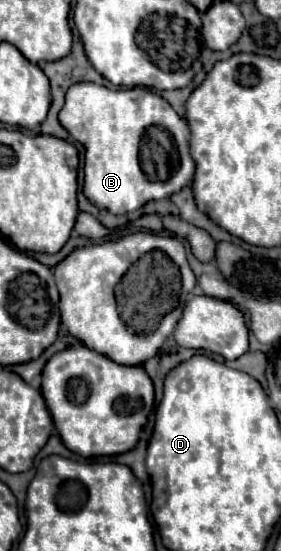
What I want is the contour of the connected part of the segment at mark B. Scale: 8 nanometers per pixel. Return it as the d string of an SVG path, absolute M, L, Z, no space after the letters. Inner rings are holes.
M93 82L73 84L67 90L67 100L63 112L59 112L59 120L67 128L67 132L85 146L85 168L83 168L85 196L95 206L107 208L111 214L123 214L141 208L143 206L141 198L145 198L145 202L167 198L179 192L193 178L195 162L189 156L187 122L171 108L171 104L165 98L153 94L147 88L137 86L129 90L109 90L107 86L99 86ZM149 126L167 128L177 142L181 166L171 178L163 182L147 180L147 176L139 166L139 144L141 144L143 130L147 130Z

